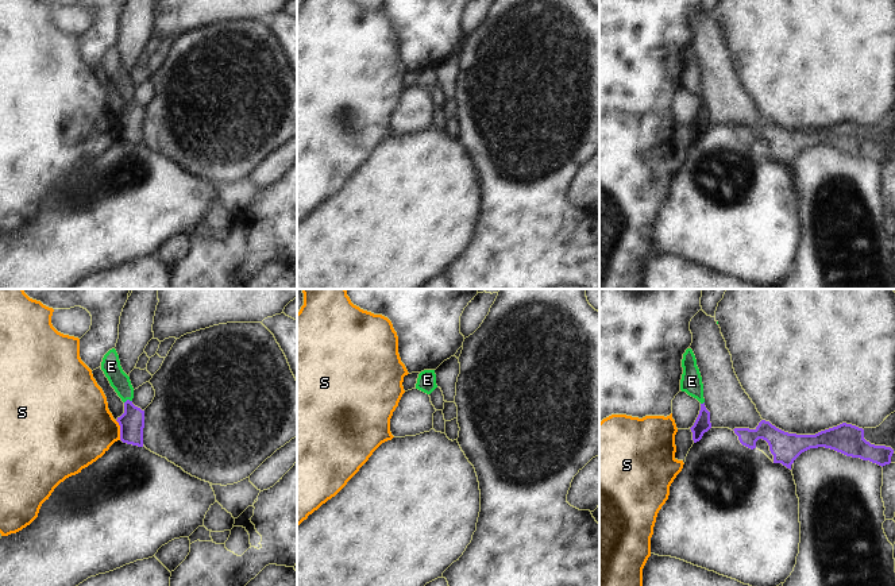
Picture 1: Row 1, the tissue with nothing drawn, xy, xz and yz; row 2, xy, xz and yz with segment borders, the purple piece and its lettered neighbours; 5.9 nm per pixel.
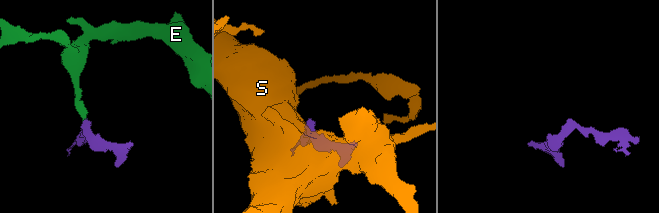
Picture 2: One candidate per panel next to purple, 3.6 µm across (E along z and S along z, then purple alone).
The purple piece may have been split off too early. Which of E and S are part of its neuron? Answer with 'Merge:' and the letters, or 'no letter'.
Merge: E

